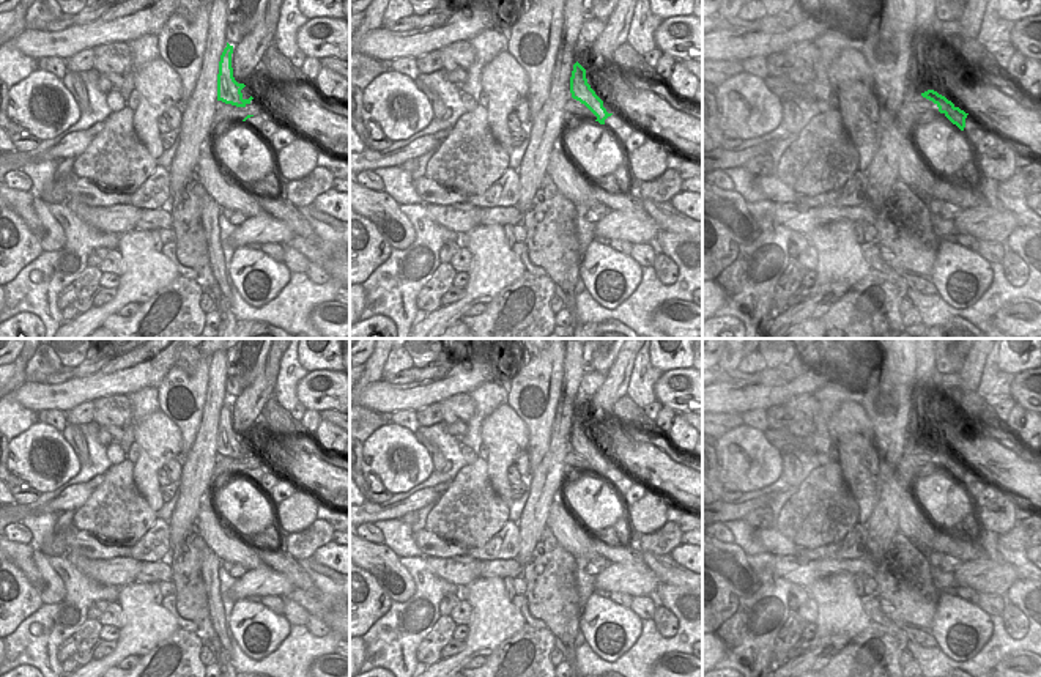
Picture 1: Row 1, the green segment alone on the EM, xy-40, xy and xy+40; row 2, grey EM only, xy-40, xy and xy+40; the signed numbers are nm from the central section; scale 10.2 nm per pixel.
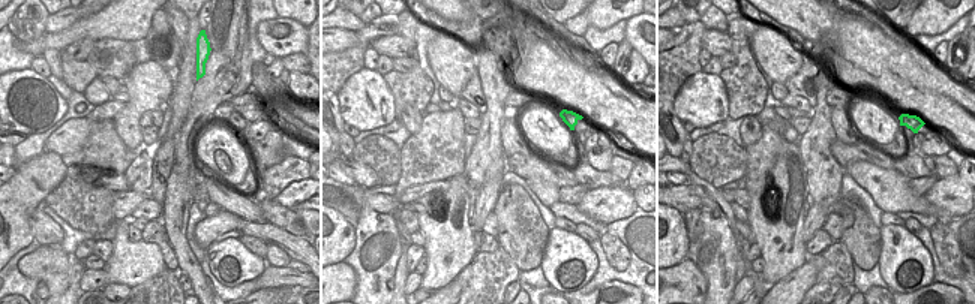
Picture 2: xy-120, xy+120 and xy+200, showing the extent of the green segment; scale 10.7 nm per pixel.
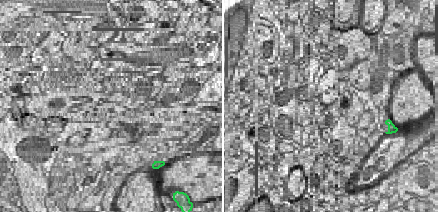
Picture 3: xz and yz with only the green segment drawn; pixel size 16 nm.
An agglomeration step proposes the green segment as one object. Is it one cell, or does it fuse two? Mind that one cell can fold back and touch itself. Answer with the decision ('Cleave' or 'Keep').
Keep.

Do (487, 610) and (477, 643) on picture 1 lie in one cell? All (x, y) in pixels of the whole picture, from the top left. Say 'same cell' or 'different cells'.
same cell

